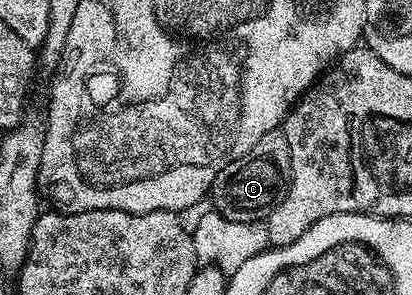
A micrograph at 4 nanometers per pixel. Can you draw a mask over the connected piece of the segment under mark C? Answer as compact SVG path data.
M281 130L264 134L248 154L228 162L220 174L216 174L214 185L208 196L212 201L213 211L226 219L236 222L252 223L265 221L271 210L282 201L286 187L290 184L290 151L288 138Z

